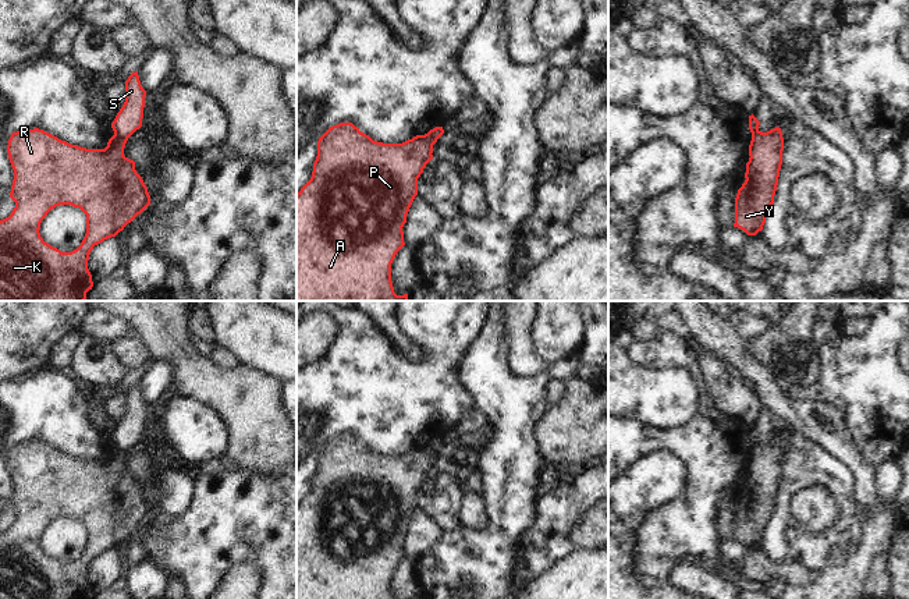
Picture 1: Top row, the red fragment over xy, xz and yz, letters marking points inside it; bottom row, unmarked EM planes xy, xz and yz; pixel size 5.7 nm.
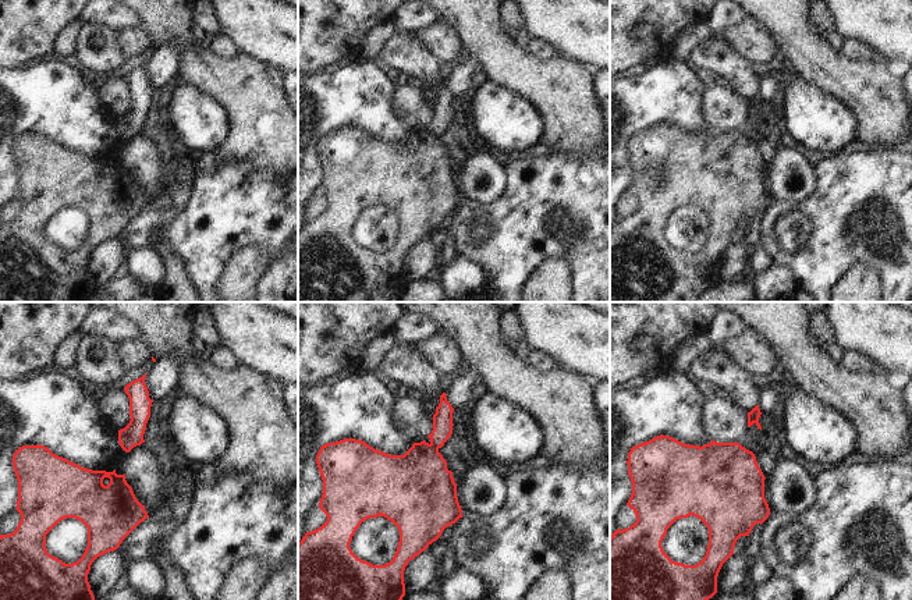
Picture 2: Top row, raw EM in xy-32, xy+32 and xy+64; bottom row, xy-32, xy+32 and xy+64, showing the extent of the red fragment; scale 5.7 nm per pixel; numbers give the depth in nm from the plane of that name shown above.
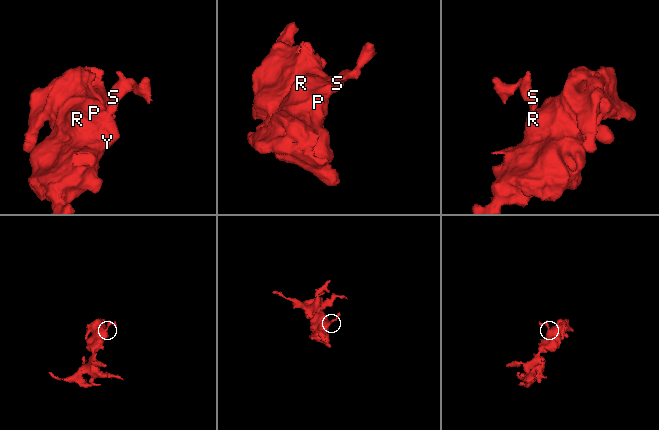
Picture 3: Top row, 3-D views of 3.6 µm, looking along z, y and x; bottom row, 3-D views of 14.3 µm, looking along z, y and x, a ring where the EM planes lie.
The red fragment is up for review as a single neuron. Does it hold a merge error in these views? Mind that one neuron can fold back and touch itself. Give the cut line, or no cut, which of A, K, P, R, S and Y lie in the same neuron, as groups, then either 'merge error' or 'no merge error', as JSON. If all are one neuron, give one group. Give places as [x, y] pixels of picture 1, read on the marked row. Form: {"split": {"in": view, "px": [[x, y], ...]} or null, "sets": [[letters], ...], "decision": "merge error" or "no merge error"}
{"split": {"in": "xy", "px": [[114, 133], [125, 141]]}, "sets": [["A", "K", "P", "R", "Y"], ["S"]], "decision": "merge error"}

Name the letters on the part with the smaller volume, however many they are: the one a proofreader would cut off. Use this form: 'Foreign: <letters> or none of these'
Foreign: S

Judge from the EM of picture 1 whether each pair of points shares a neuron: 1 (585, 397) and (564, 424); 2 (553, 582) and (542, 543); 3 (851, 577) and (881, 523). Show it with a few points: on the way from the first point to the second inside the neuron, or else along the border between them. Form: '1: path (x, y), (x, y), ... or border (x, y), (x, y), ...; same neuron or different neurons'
1: path (581, 404), (571, 417); same neuron
2: border (574, 549), (532, 578); different neurons
3: path (859, 563), (876, 537); same neuron

